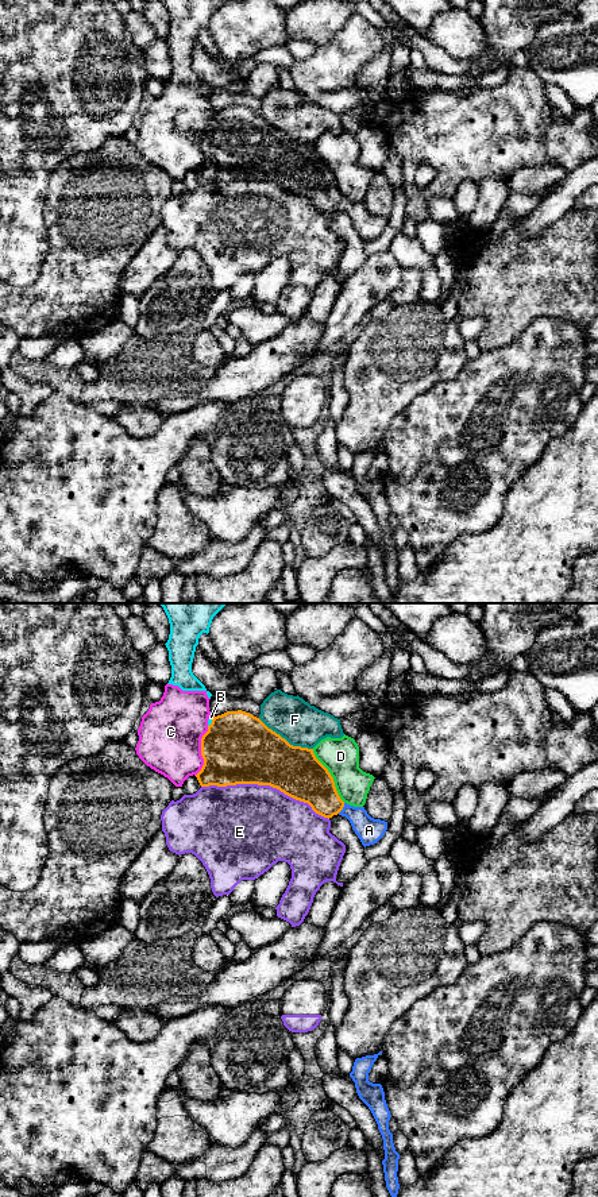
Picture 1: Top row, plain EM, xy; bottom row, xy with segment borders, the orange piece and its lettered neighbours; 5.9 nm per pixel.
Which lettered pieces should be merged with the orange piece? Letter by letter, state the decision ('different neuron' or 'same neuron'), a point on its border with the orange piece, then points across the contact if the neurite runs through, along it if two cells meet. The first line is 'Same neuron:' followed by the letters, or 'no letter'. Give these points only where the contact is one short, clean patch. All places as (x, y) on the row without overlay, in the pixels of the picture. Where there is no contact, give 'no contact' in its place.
Same neuron: A
A: same neuron; meets orange in xy at (342, 204); runs through xy (309, 177), (332, 200), (342, 204), (350, 207), (369, 226)
B: different neuron; meets orange in xy at (212, 116)
C: different neuron; meets orange in xy at (201, 146)
D: different neuron; meets orange in xy at (331, 172)
E: different neuron; meets orange in xy at (265, 180)
F: different neuron; meets orange in xy at (284, 134)

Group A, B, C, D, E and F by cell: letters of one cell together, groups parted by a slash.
A / B C / D / E / F

